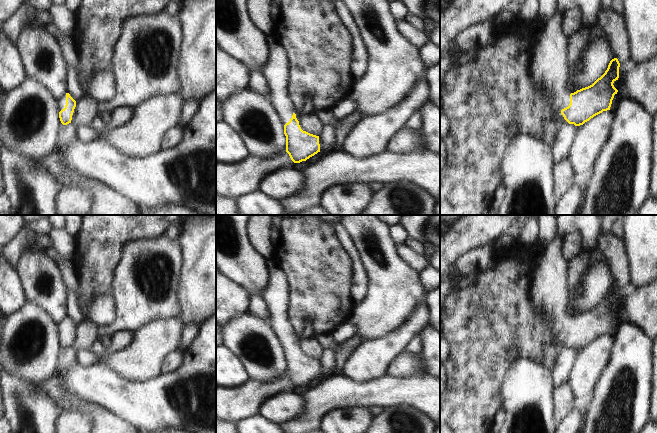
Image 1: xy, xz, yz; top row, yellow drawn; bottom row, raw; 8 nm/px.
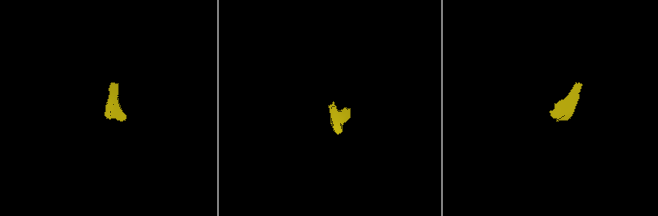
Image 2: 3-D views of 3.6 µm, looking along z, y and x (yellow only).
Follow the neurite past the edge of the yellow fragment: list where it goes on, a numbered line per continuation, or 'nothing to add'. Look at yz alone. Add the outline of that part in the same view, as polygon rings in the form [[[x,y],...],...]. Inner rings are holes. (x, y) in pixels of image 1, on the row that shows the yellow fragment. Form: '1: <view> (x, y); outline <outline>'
1: yz (550, 68); outline [[[556,12],[547,21],[540,44],[532,55],[532,80],[537,87],[545,87],[554,95],[554,105],[561,110],[570,104],[570,93],[567,89],[567,77],[570,64],[568,62],[568,36],[563,29],[564,15]]]

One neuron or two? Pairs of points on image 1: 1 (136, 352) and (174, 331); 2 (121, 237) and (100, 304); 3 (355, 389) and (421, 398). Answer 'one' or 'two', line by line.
1: one
2: two
3: one

